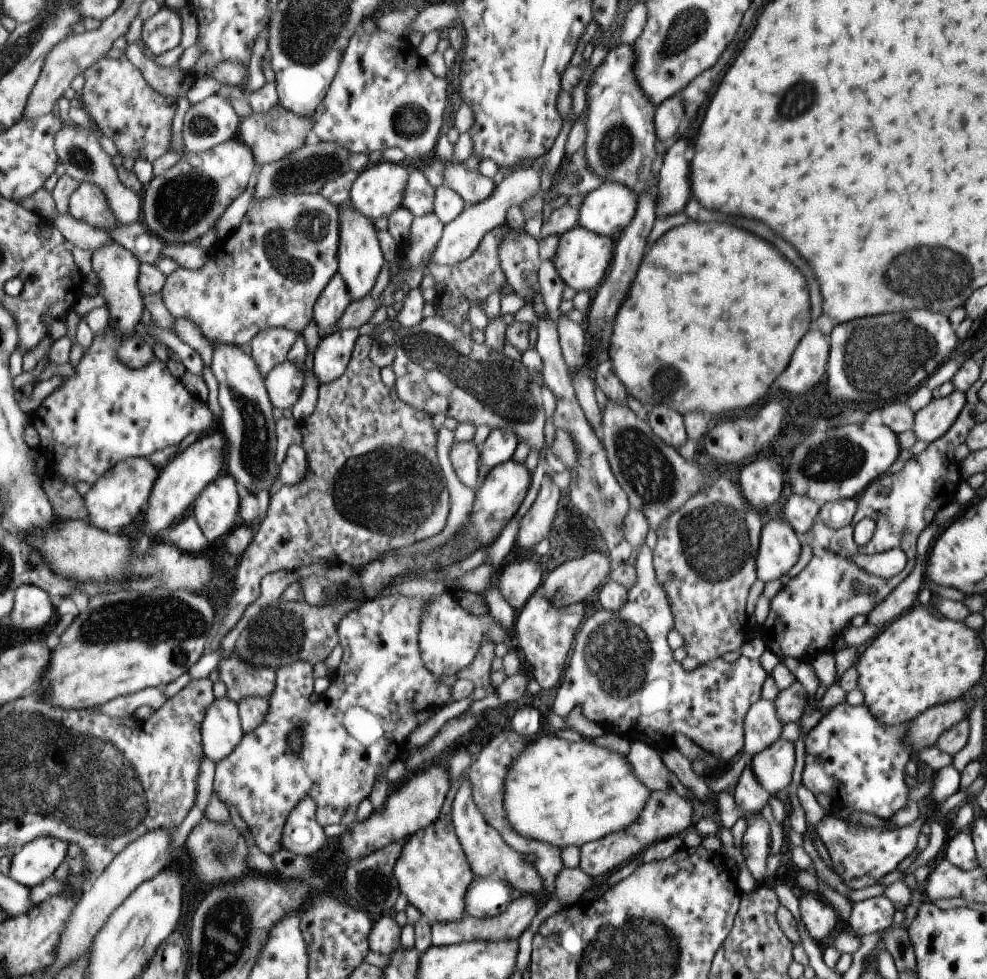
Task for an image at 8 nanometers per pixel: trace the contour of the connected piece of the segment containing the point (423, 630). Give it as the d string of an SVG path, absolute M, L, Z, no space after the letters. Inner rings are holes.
M434 598L425 604L423 614L419 616L419 634L417 634L419 655L423 666L431 674L439 676L452 676L461 668L471 664L479 650L479 646L487 640L489 644L505 642L505 628L495 624L490 612L485 615L475 616L467 614L460 608L457 600L449 598Z

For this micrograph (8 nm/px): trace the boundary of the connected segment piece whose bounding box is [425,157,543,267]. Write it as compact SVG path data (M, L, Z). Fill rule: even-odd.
M539 157L529 168L514 171L511 175L503 177L499 183L494 184L493 192L485 200L481 200L478 204L466 206L456 218L445 224L439 242L435 244L435 250L433 250L433 254L431 254L425 267L428 264L455 265L469 258L487 232L504 224L509 206L519 207L523 200L538 195L540 192L539 182L541 182L541 164L543 164L543 158Z

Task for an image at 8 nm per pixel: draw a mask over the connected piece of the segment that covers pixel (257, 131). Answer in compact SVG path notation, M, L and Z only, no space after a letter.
M275 104L271 112L265 114L251 113L240 120L236 137L251 150L254 164L260 168L263 164L283 159L287 154L304 145L305 136L313 126L313 119L307 116L295 116L283 106Z

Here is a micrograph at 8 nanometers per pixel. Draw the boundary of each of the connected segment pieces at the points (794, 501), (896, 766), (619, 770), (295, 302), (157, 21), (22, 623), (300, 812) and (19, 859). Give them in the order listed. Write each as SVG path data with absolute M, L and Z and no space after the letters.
M792 494L785 504L779 515L787 520L791 530L797 536L802 537L813 526L818 517L819 507L803 496Z
M864 705L833 706L804 736L805 761L800 785L813 796L822 793L831 797L851 812L890 820L897 810L907 806L910 782L904 776L904 768L909 759L916 760L903 742L907 724L909 721L895 726L881 724Z
M539 736L511 762L503 782L503 810L505 820L513 832L523 838L539 840L559 849L567 846L581 847L583 844L619 832L633 824L643 812L649 798L649 788L631 774L626 754L601 745L585 742L567 742L555 736Z
M278 193L255 200L241 218L239 226L207 250L207 260L201 268L178 267L166 277L160 291L163 306L171 317L193 322L207 338L209 346L233 344L241 348L265 328L281 328L301 333L312 320L315 300L337 273L339 218L336 206L318 193Z
M166 7L143 22L141 41L156 57L179 45L181 22L178 16Z
M34 585L19 586L13 592L12 608L6 622L17 632L40 631L54 609L49 596L41 588Z
M305 794L286 817L281 847L295 855L317 856L317 852L326 848L326 839L323 827L315 821L315 802Z
M39 836L15 850L7 876L22 886L33 888L52 877L65 858L67 846L51 836Z

